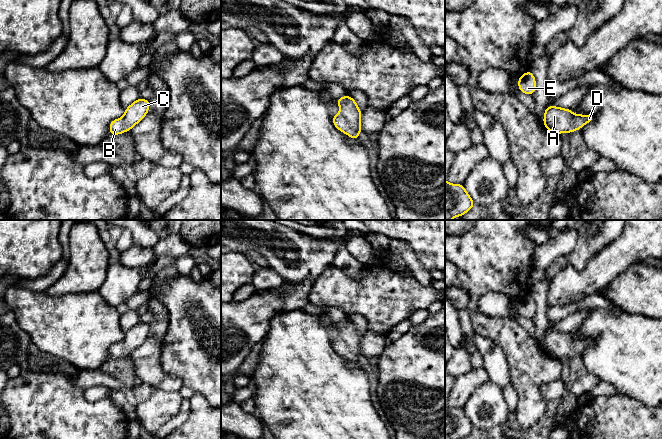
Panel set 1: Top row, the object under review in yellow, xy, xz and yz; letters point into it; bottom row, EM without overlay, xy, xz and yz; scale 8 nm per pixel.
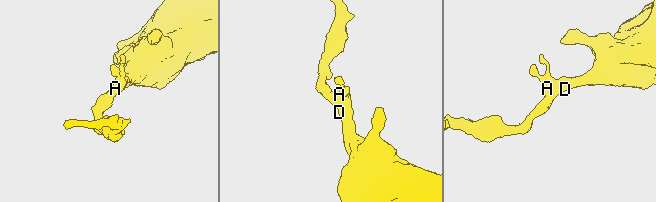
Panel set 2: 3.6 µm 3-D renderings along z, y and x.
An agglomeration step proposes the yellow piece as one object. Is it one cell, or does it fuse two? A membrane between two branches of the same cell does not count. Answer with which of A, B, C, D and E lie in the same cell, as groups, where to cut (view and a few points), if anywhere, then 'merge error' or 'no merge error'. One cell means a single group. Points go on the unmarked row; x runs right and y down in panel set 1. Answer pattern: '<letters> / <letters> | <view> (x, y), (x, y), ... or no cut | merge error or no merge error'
A B C D E | no cut | no merge error

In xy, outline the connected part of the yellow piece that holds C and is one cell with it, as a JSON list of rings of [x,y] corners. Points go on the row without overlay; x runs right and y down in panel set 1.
[[[143,322],[137,323],[127,332],[125,332],[124,340],[122,342],[114,343],[110,346],[110,358],[120,359],[126,355],[130,355],[147,339],[149,332],[149,324]]]

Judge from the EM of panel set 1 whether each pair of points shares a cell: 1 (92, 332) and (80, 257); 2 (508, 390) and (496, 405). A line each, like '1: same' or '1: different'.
1: different
2: different

